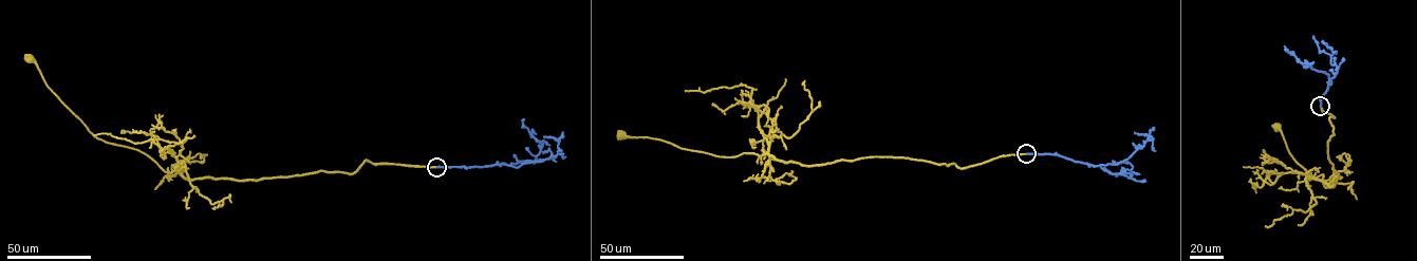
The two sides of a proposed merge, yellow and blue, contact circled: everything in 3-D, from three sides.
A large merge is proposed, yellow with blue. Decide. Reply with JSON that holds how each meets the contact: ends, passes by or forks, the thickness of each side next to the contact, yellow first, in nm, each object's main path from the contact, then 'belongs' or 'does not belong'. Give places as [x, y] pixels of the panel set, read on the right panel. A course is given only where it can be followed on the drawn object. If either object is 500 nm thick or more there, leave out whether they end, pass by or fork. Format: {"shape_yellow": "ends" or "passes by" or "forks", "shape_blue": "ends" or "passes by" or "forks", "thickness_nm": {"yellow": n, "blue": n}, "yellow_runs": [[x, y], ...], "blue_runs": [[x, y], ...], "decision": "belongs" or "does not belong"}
{"shape_yellow": "ends", "shape_blue": "ends", "thickness_nm": {"yellow": 300, "blue": 320}, "yellow_runs": [[1321, 107], [1334, 116], [1327, 145], [1338, 174], [1334, 186], [1297, 163], [1276, 127]], "blue_runs": [[1320, 107], [1321, 98], [1330, 81], [1328, 74], [1305, 67], [1293, 53], [1290, 54]], "decision": "does not belong"}

